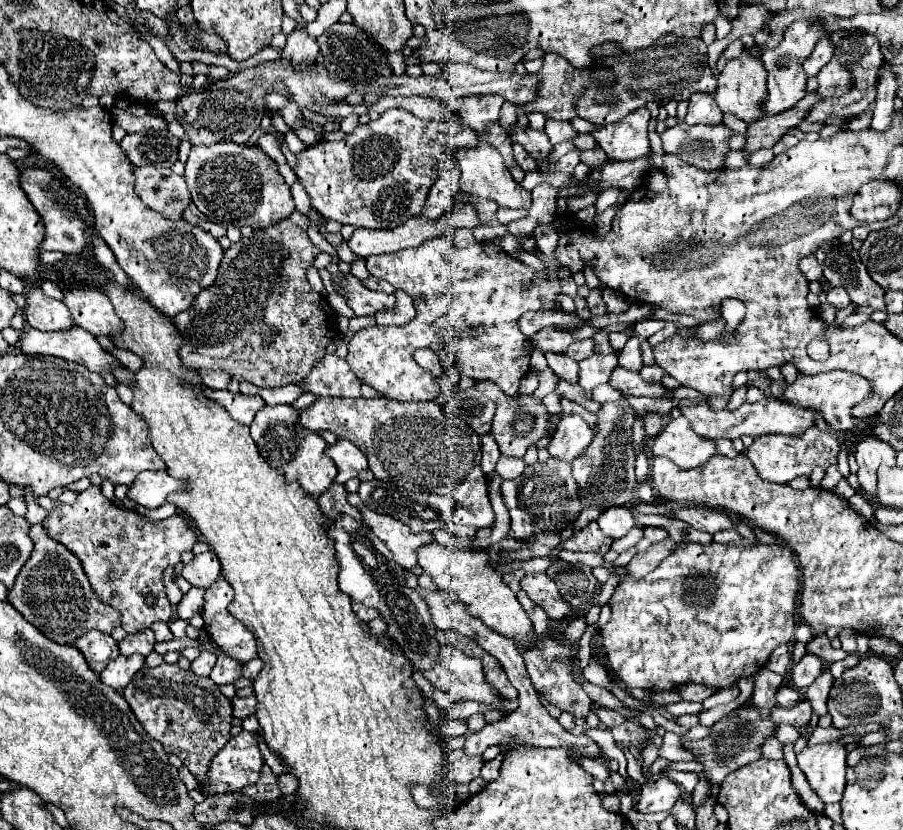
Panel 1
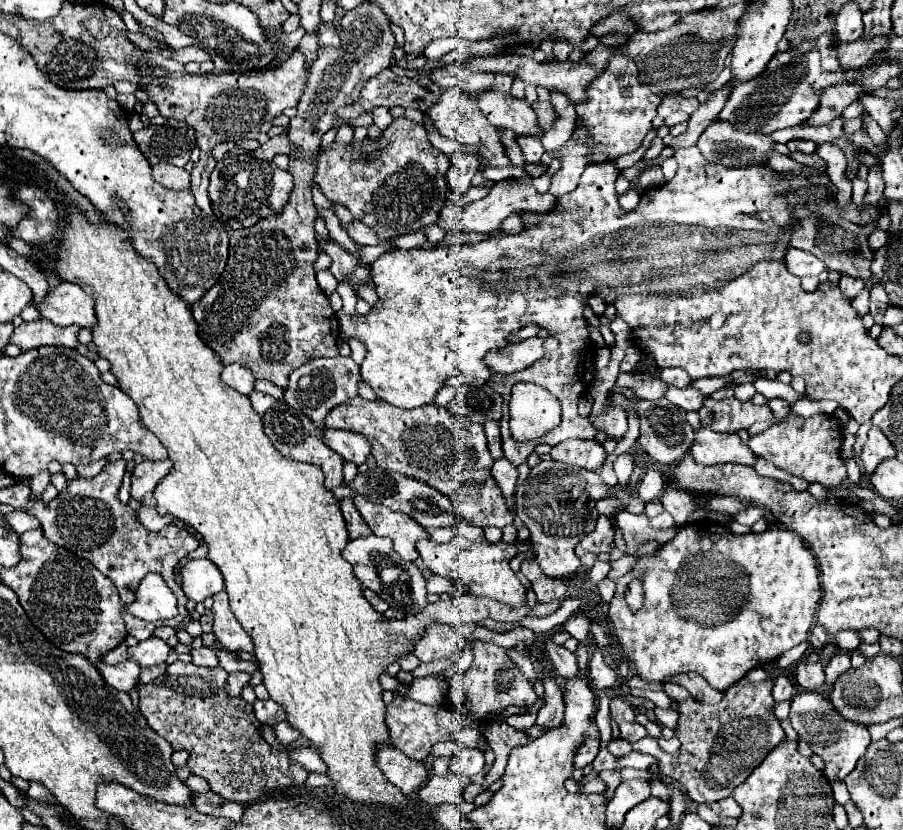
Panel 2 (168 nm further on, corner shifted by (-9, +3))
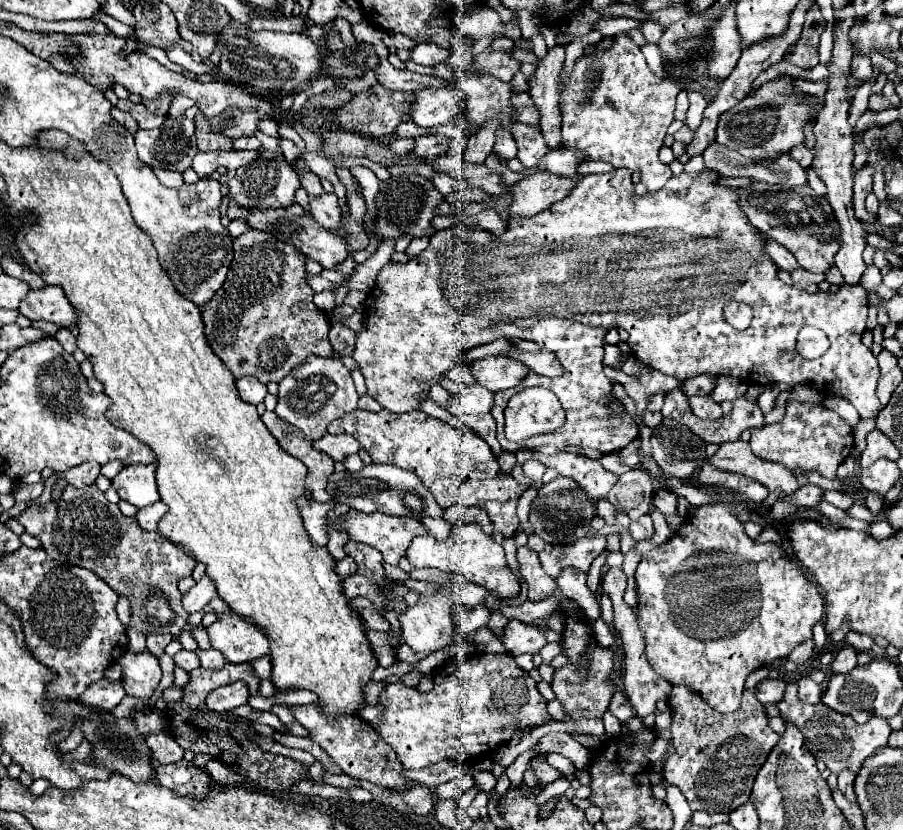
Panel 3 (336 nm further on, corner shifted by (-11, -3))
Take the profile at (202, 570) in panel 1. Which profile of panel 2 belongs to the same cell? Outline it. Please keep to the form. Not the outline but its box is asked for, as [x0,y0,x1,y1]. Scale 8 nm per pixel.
[182,559,224,603]

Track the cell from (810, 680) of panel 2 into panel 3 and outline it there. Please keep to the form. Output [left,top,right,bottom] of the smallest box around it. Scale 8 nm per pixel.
[798,677,822,703]

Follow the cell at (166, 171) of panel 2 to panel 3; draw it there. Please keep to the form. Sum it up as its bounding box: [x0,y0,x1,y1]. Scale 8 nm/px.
[154,169,184,187]

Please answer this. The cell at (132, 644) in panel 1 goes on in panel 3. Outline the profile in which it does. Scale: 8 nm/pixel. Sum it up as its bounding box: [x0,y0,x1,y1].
[118,651,162,703]

